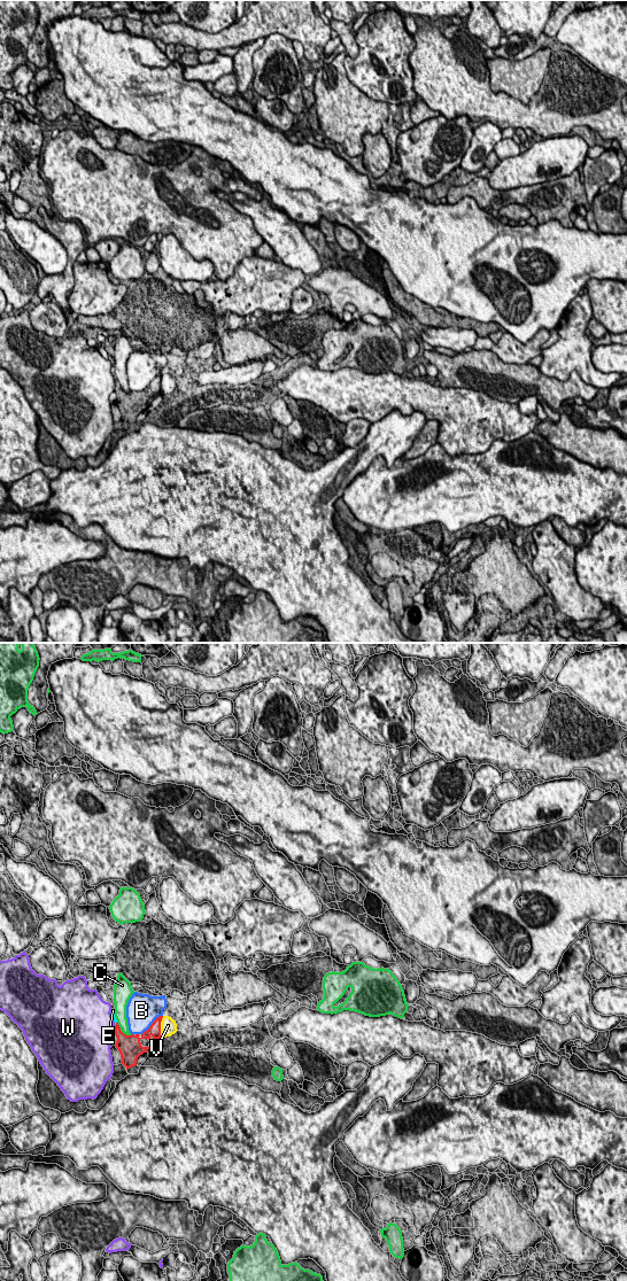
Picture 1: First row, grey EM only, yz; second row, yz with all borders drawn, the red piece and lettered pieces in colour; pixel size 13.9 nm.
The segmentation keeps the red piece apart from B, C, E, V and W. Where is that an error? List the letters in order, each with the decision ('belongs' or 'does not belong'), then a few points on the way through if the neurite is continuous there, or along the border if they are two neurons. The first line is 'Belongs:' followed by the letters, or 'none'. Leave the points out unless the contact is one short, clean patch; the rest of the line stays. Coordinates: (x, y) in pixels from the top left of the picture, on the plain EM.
Belongs: E
B: does not belong
C: does not belong
E: belongs
V: does not belong
W: does not belong

